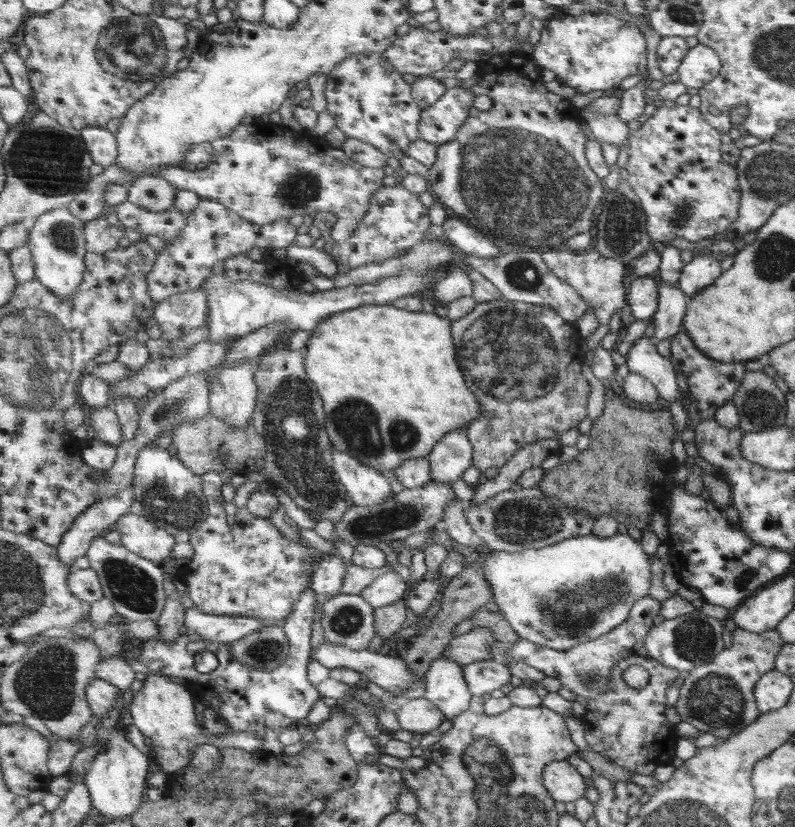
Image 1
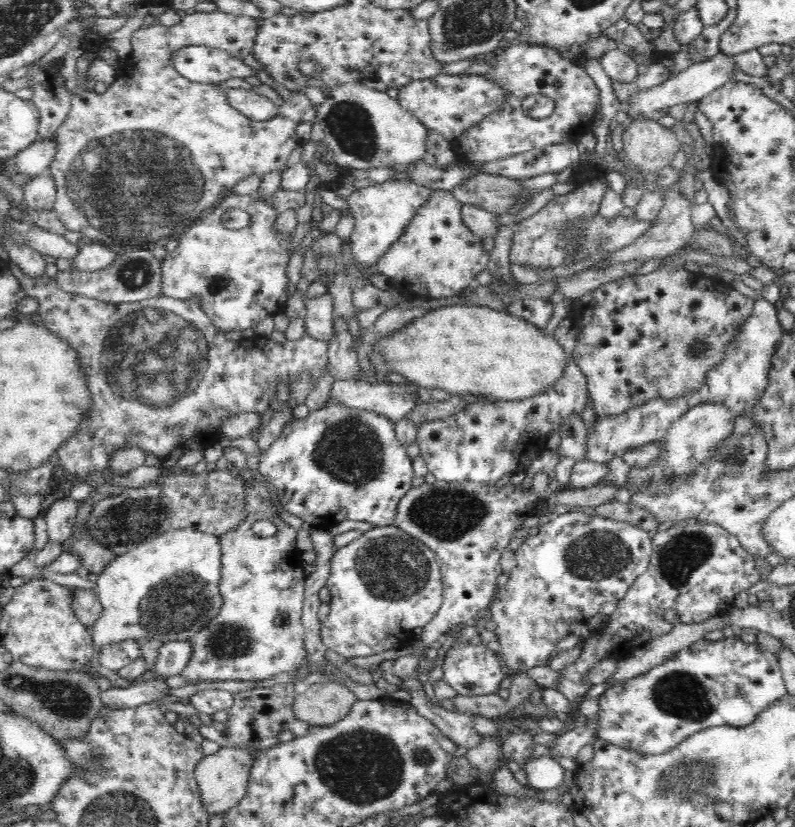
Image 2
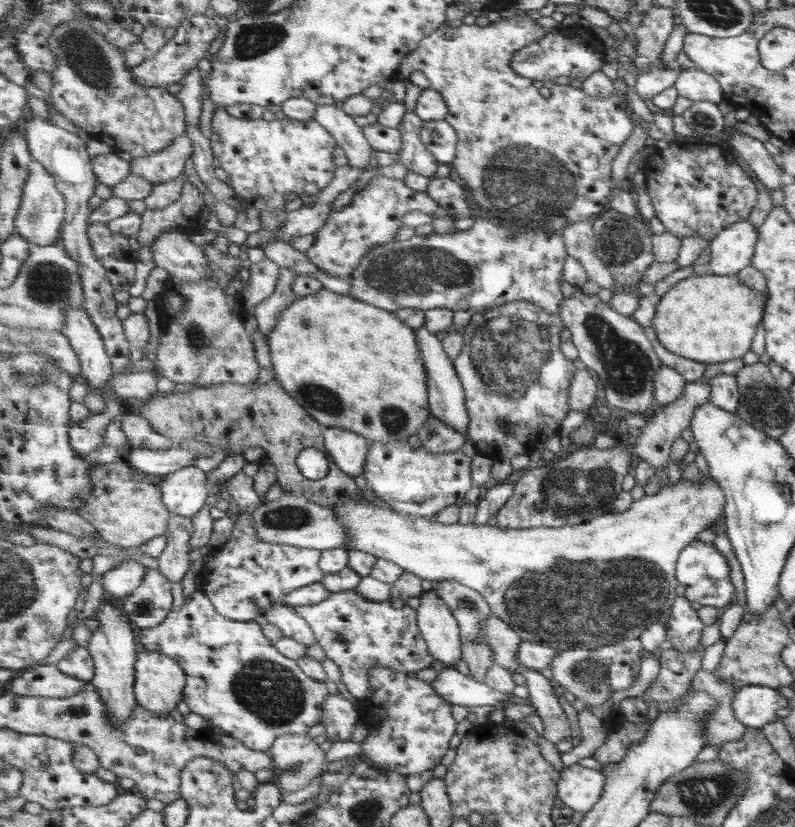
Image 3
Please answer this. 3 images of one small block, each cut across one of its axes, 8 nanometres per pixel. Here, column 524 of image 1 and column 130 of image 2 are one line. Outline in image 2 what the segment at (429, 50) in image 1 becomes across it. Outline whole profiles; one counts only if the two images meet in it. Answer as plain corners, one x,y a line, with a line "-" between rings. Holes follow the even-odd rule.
217,11
217,12
194,12
194,14
186,14
181,22
172,26
164,26
162,23
142,26
141,29
134,32
132,35
132,52
125,59
121,67
115,74
115,79
112,84
107,86
106,92
98,94
91,87
79,89
73,96
72,109
69,116
55,134
55,159
49,166
56,183
56,200
54,203
54,212
57,212
59,219
66,225
67,230
76,231
82,234
89,242
98,241
109,245
110,250
114,250
116,255
125,254
129,248
135,247
150,247
160,244
170,237
175,232
182,233
184,230
197,221
202,212
214,208
223,197
231,193
234,186
249,174
260,173
271,170
284,169
289,156
296,148
302,146
303,140
296,134
296,126
298,123
289,120
284,115
277,115
270,120
253,120
248,116
242,115
234,107
224,104
224,93
230,88
246,88
247,85
243,78
234,77
219,83
199,83
198,81
190,80
178,73
174,67
174,58
177,53
184,48
196,47
199,45
206,46
210,49
224,49
230,56
237,57
242,60
244,56
252,52
257,35
259,32
258,23
251,17
235,16
234,14
-
136,208
136,210
134,210
-
132,212
140,212
144,218
132,218

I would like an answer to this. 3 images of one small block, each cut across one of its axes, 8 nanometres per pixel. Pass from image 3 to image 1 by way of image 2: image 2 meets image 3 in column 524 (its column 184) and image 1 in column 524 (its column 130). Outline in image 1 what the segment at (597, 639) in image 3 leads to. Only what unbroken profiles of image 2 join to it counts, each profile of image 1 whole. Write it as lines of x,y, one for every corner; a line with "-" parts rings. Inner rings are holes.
629,534
613,538
584,535
556,542
545,548
522,551
489,550
482,569
493,587
493,602
523,639
539,646
566,651
578,644
597,640
623,624
637,601
649,597
651,588
651,561
641,546

